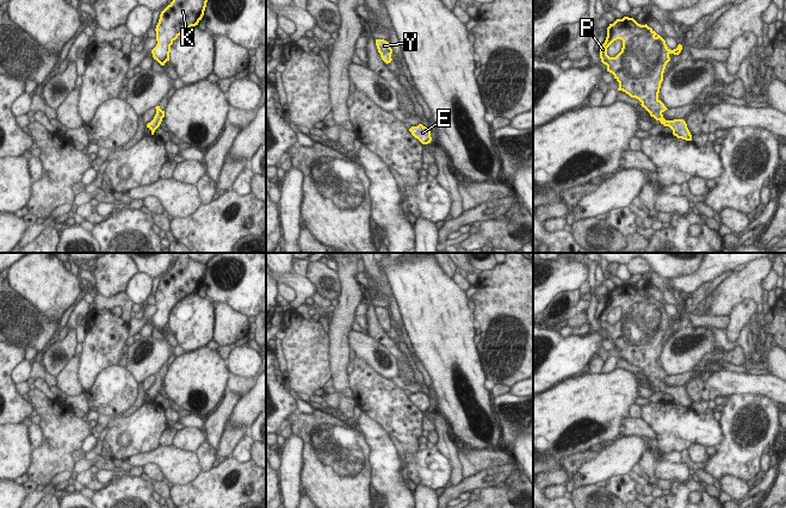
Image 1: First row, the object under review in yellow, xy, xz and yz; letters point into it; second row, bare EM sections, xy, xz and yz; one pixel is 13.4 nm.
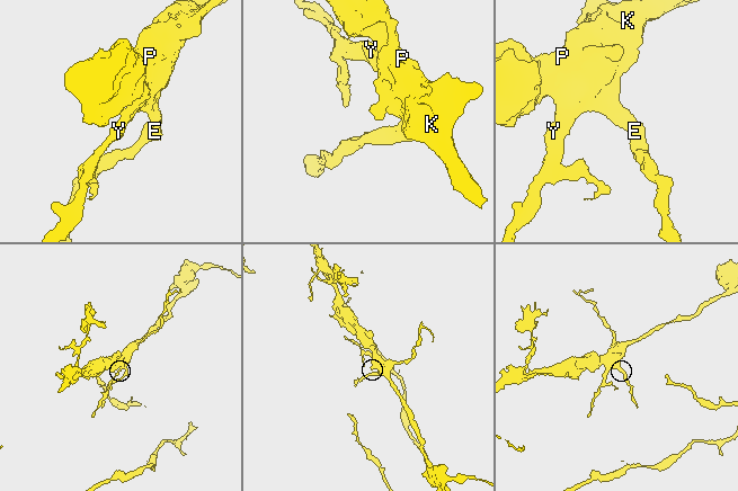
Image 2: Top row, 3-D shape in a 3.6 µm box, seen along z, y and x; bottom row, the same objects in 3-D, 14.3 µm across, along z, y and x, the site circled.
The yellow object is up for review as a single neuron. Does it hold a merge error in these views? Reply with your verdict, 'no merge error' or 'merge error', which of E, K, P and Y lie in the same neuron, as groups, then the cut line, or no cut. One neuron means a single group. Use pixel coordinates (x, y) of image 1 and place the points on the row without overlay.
no merge error; E K P Y; no cut

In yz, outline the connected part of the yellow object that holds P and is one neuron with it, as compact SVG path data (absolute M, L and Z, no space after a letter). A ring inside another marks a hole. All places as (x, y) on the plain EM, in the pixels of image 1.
M624 284L623 286L617 286L607 295L606 308L600 315L600 326L601 329L607 333L607 339L612 340L614 346L619 349L618 358L623 358L631 365L638 366L642 370L642 374L644 374L651 384L673 397L674 403L692 408L692 402L683 386L666 388L663 385L662 380L668 376L658 366L663 340L667 330L670 328L669 322L679 322L681 317L681 311L679 311L676 316L670 317L666 308L646 291L640 292L633 285ZM617 306L623 308L621 318L615 324L609 324L607 322L607 315Z

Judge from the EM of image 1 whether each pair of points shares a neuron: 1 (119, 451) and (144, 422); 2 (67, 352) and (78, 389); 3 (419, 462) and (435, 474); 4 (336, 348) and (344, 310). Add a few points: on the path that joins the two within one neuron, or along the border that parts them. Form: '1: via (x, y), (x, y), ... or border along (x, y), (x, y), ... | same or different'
1: via (129, 450), (144, 432) | same
2: border along (75, 354), (55, 377) | different
3: via (422, 463), (432, 470) | same
4: via (339, 339), (339, 328), (342, 320) | same

